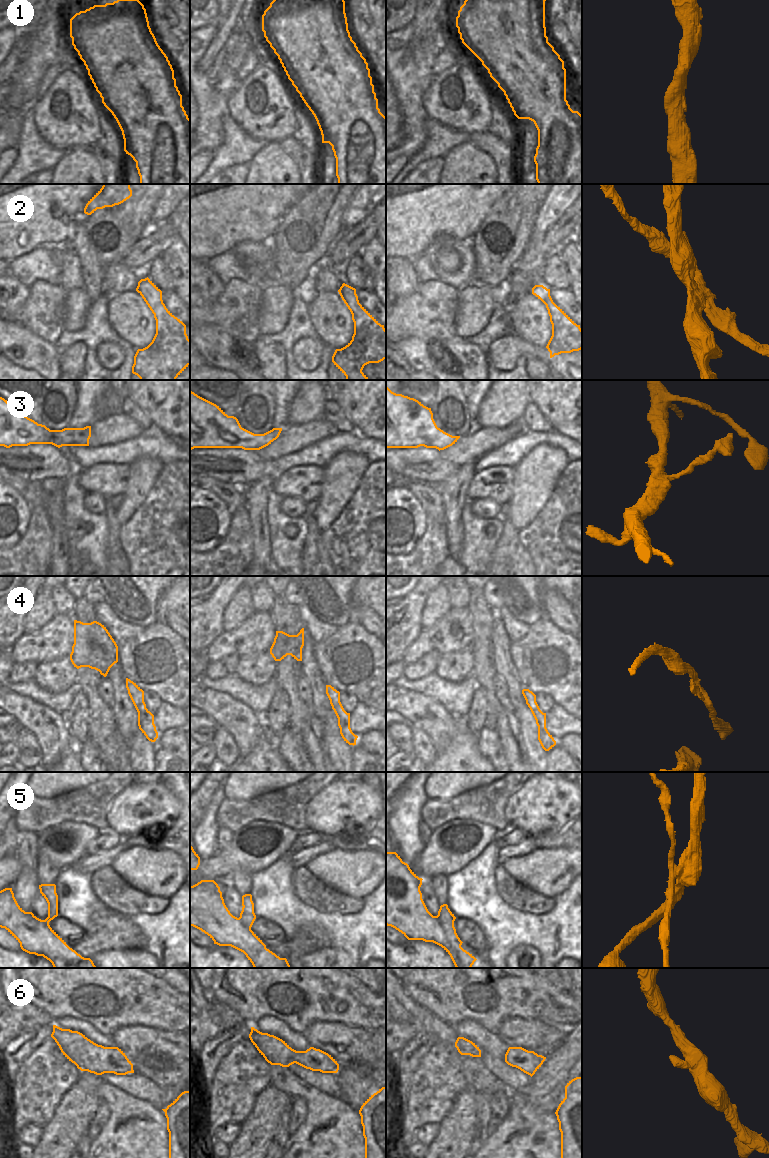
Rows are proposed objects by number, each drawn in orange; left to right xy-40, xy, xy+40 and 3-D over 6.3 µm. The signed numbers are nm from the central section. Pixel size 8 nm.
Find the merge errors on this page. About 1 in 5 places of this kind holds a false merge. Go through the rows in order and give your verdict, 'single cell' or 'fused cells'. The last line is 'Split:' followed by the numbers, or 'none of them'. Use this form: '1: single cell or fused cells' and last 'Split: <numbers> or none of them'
1: single cell
2: fused cells
3: single cell
4: single cell
5: fused cells
6: single cell
Split: 2, 5

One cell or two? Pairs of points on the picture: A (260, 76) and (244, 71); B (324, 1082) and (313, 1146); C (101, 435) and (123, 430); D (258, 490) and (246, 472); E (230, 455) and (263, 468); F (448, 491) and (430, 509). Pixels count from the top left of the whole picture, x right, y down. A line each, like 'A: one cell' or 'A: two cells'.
A: two cells
B: two cells
C: one cell
D: two cells
E: one cell
F: two cells

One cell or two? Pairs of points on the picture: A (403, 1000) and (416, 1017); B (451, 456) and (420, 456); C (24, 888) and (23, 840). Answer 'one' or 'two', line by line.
A: one
B: two
C: one

